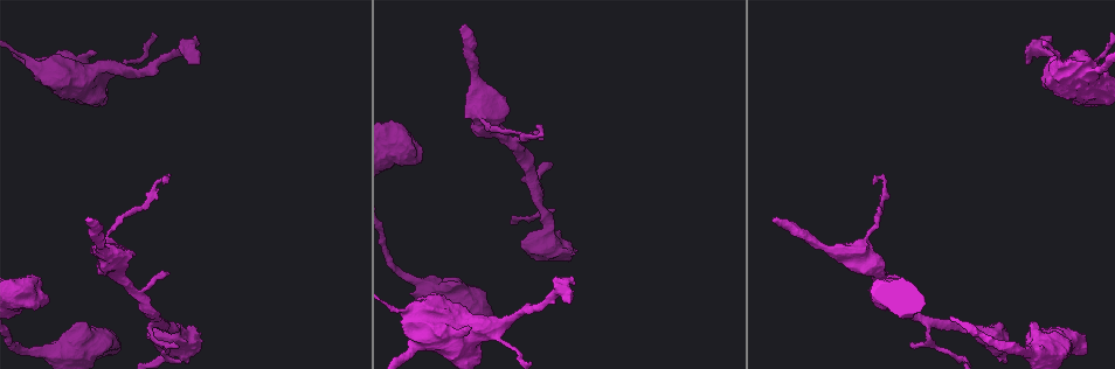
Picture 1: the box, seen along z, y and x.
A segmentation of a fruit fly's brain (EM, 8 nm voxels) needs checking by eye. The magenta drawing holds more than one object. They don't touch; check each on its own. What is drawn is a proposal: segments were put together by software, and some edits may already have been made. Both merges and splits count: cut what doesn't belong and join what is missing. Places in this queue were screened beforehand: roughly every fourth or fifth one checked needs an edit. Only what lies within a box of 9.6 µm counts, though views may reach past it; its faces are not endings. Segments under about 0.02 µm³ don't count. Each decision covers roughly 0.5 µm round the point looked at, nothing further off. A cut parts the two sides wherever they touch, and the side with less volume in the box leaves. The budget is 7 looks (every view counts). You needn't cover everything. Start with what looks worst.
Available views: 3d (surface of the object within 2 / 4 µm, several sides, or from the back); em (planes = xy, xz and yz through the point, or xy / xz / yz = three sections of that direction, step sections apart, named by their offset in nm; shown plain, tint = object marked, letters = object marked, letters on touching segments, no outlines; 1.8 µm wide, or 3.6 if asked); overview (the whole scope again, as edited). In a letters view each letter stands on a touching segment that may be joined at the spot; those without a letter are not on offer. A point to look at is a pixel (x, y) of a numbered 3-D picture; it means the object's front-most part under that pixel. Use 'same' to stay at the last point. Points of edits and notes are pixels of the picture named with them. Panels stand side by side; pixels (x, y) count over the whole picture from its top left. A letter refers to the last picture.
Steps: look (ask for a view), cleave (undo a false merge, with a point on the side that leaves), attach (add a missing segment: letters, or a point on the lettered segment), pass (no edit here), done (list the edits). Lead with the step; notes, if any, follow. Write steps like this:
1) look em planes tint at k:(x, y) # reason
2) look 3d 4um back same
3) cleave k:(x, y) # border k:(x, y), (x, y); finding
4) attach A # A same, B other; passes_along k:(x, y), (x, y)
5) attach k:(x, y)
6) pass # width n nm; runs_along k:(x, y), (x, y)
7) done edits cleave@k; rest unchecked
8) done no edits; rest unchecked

look 3d 4um at 1:(94, 219) # free end

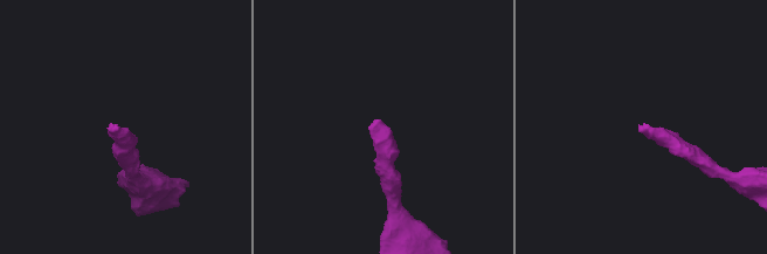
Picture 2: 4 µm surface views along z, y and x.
look em xz step 8 letters at 2:(639, 126)

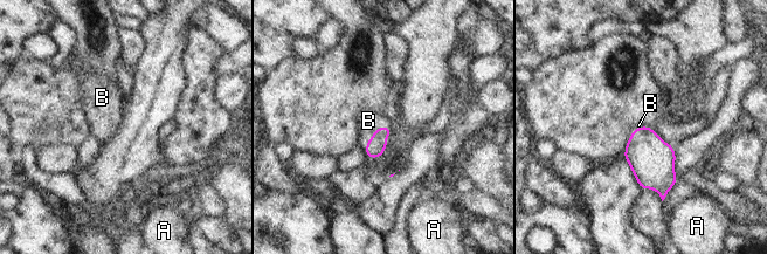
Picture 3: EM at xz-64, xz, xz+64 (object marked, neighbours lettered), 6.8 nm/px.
attach B # A other, B same; passes_along 3:(377, 145), (373, 135), (368, 121); it goes on there

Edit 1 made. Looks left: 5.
look 3d 2um at 1:(162, 184) # thin end

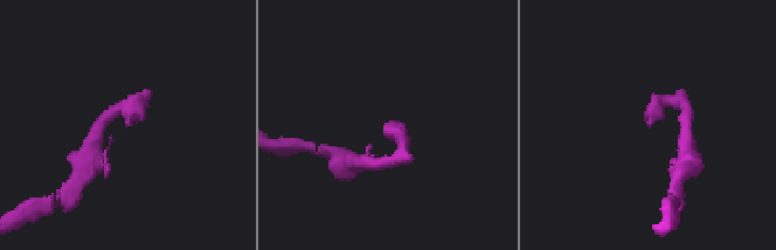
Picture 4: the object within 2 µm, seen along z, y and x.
look em planes letters at 4:(125, 124)

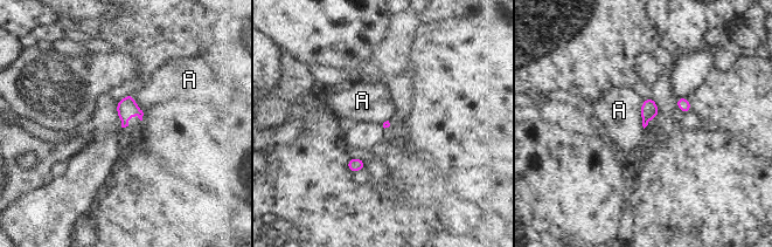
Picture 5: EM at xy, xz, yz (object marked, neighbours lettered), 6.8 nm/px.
pass # A other; no lettered segment goes on from it

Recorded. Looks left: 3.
done edits attach@3; rest unchecked

